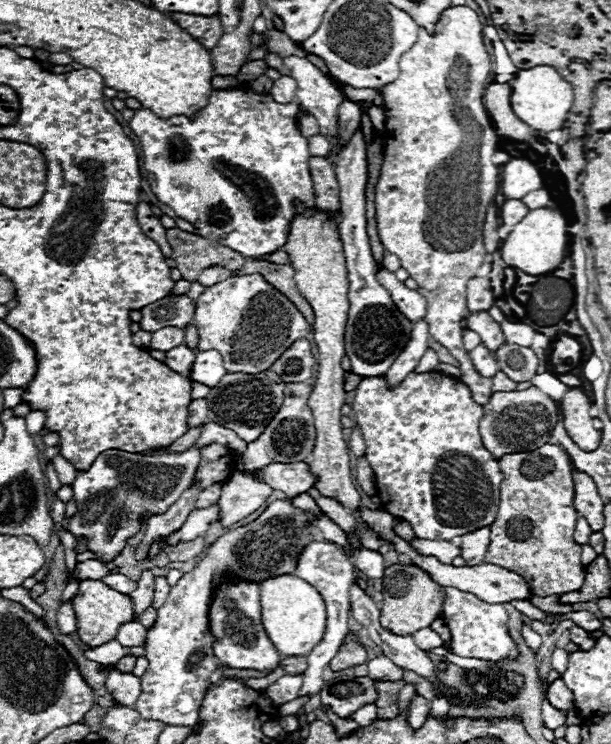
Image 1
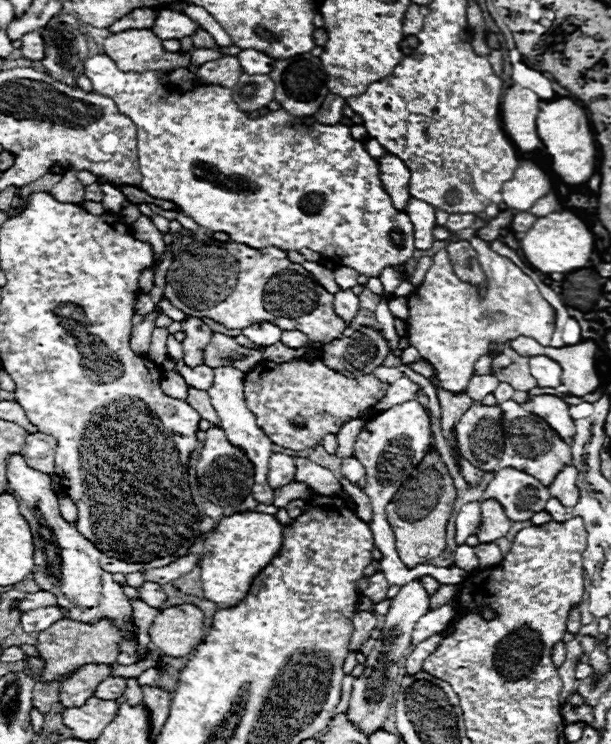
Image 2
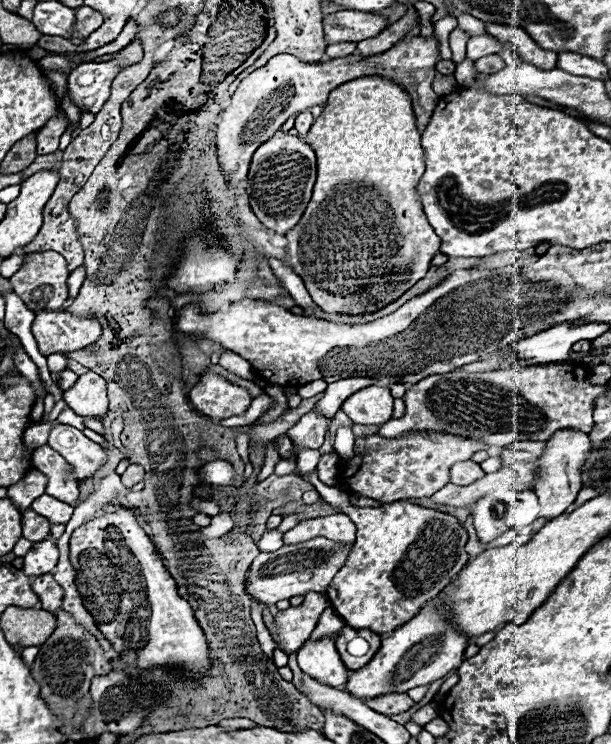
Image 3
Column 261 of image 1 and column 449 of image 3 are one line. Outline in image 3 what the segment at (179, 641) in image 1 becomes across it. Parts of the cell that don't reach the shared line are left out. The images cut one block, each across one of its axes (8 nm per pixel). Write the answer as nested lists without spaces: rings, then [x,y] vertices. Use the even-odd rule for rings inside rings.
[[[294,470],[294,474],[310,482],[328,504],[338,506],[340,512],[350,516],[356,524],[354,550],[326,592],[332,608],[348,626],[356,630],[366,628],[378,636],[392,634],[412,620],[422,604],[442,592],[468,562],[464,550],[468,534],[454,516],[420,508],[404,500],[378,508],[358,508],[350,504],[346,492],[322,484],[316,470],[310,474]]]

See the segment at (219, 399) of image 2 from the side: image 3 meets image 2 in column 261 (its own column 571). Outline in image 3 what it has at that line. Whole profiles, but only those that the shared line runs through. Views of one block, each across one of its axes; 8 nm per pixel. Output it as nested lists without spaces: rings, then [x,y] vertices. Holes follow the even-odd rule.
[[[564,428],[564,430],[554,432],[546,440],[544,452],[538,458],[536,484],[534,484],[534,492],[536,492],[536,496],[540,500],[540,506],[542,506],[542,510],[540,510],[542,518],[560,516],[576,500],[576,494],[582,488],[578,470],[580,470],[580,466],[582,466],[582,462],[584,462],[588,452],[590,452],[590,438],[588,438],[588,434],[584,434],[580,430]]]

